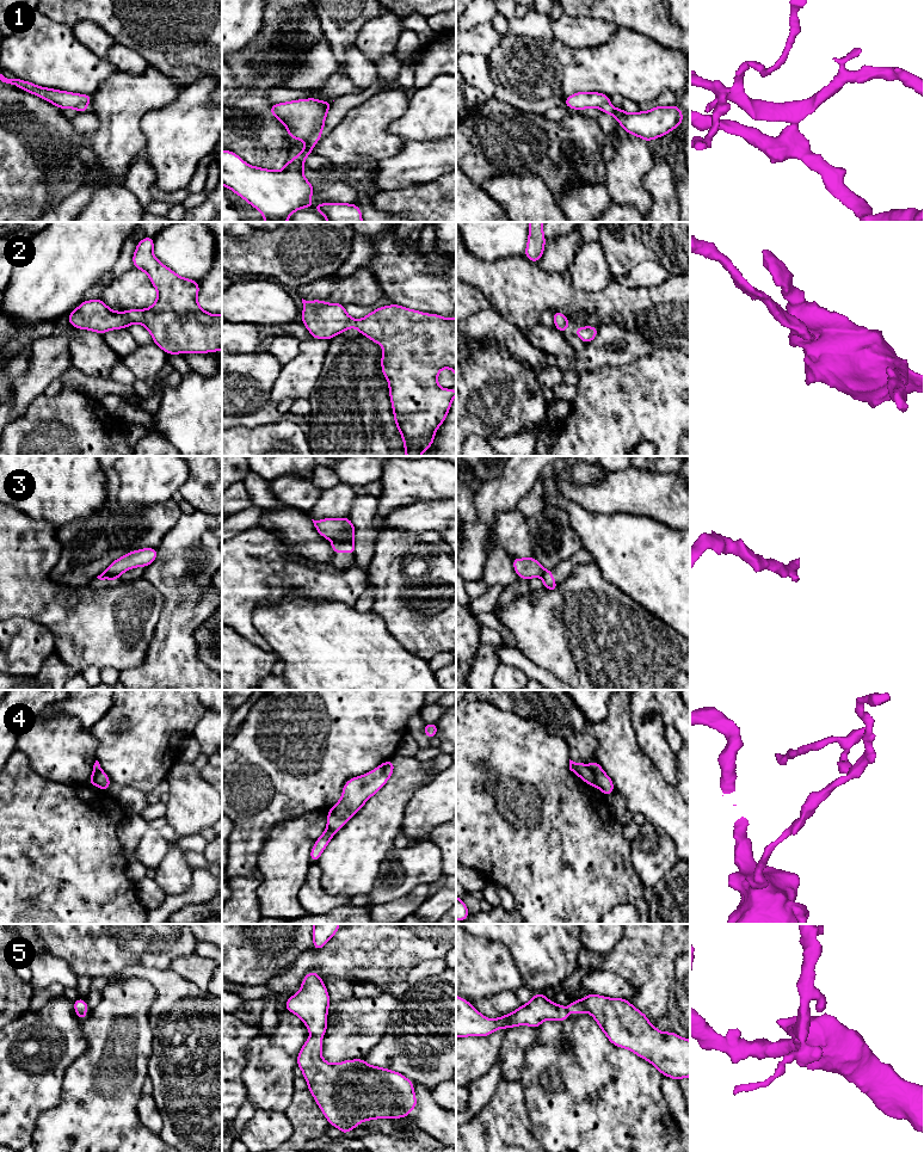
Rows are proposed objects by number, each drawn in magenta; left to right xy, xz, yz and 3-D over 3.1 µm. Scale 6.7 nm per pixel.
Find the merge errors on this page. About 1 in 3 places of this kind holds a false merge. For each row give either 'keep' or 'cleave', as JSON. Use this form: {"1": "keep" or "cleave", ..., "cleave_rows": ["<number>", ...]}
{"1": "keep", "2": "keep", "3": "cleave", "4": "cleave", "5": "keep", "cleave_rows": ["3", "4"]}

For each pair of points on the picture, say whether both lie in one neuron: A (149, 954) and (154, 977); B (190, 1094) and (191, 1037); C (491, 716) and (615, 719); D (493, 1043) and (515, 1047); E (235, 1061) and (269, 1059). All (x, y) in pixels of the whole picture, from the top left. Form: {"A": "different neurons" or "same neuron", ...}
{"A": "different neurons", "B": "same neuron", "C": "different neurons", "D": "different neurons", "E": "different neurons"}

